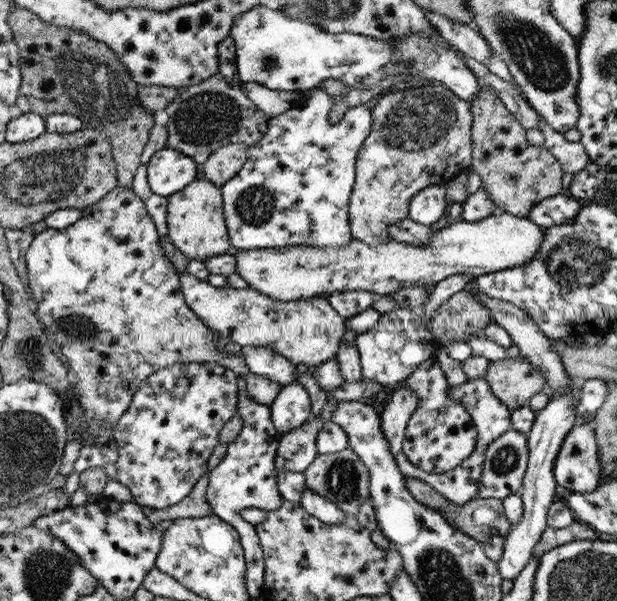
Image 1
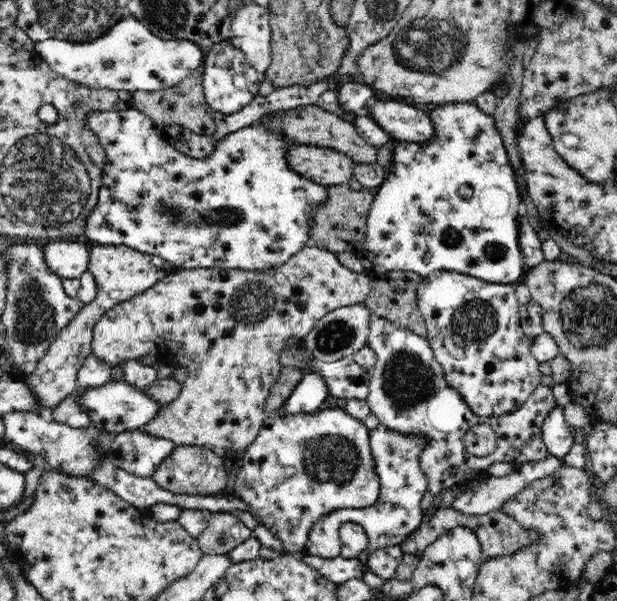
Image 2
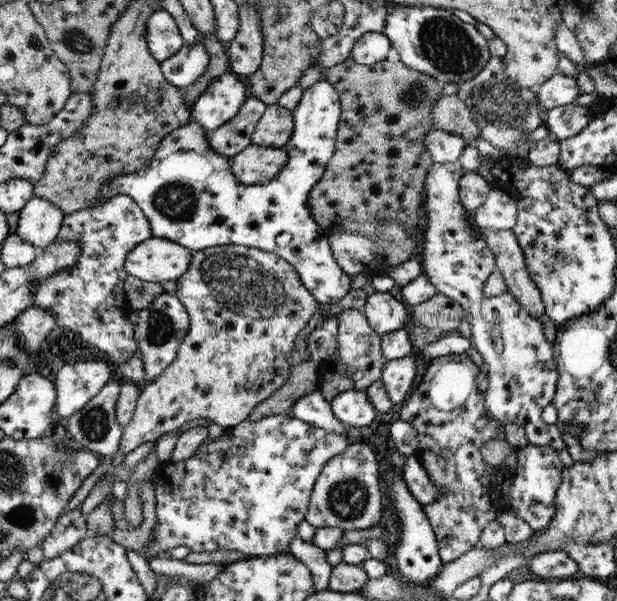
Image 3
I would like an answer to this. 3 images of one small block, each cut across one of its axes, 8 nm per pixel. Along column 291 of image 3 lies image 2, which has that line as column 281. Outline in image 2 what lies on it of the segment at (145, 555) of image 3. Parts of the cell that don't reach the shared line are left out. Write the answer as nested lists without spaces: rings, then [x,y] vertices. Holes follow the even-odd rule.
[[[336,407],[334,409],[323,409],[314,411],[313,413],[289,413],[282,415],[269,415],[263,421],[263,428],[260,430],[259,436],[245,449],[242,454],[241,461],[238,462],[238,468],[235,476],[231,482],[232,493],[234,493],[240,500],[244,501],[253,516],[261,522],[274,536],[280,540],[284,552],[299,555],[304,552],[305,544],[308,540],[308,534],[319,520],[326,515],[330,515],[334,511],[342,510],[342,508],[366,508],[371,507],[372,504],[378,501],[380,495],[380,480],[375,469],[375,461],[373,460],[371,445],[371,432],[366,427],[364,421],[357,420],[351,416],[351,413],[345,409]]]

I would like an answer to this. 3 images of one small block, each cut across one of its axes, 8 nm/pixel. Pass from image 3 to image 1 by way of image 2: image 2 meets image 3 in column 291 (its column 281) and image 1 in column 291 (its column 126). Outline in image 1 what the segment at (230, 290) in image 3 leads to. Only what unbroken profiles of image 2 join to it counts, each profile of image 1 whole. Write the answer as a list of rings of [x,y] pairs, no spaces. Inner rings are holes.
[[[188,273],[180,274],[182,291],[185,300],[196,315],[211,329],[216,337],[230,339],[230,342],[242,346],[262,346],[272,348],[274,352],[281,353],[295,365],[304,363],[308,367],[314,367],[334,359],[337,352],[341,350],[341,338],[347,331],[345,318],[337,312],[337,309],[329,303],[326,298],[308,297],[293,301],[276,300],[266,293],[258,292],[252,287],[232,288],[216,287],[210,285],[208,281],[200,280],[198,277]]]

